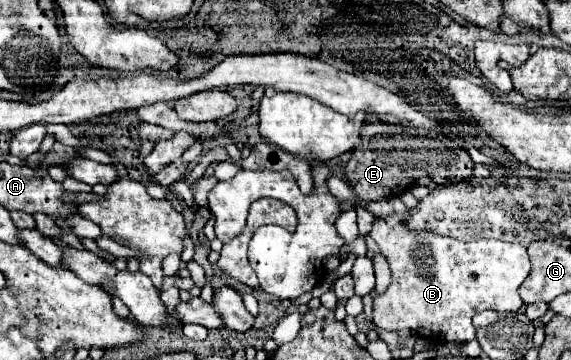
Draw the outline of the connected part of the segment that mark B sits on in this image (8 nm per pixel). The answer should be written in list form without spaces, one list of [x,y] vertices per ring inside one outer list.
[[[409,214],[377,218],[371,230],[393,270],[389,288],[373,300],[373,322],[377,328],[409,328],[423,338],[443,336],[447,342],[465,344],[475,340],[471,318],[477,312],[517,312],[523,306],[517,290],[531,270],[523,244],[503,240],[461,242],[427,230],[409,230],[405,226],[407,220]]]

